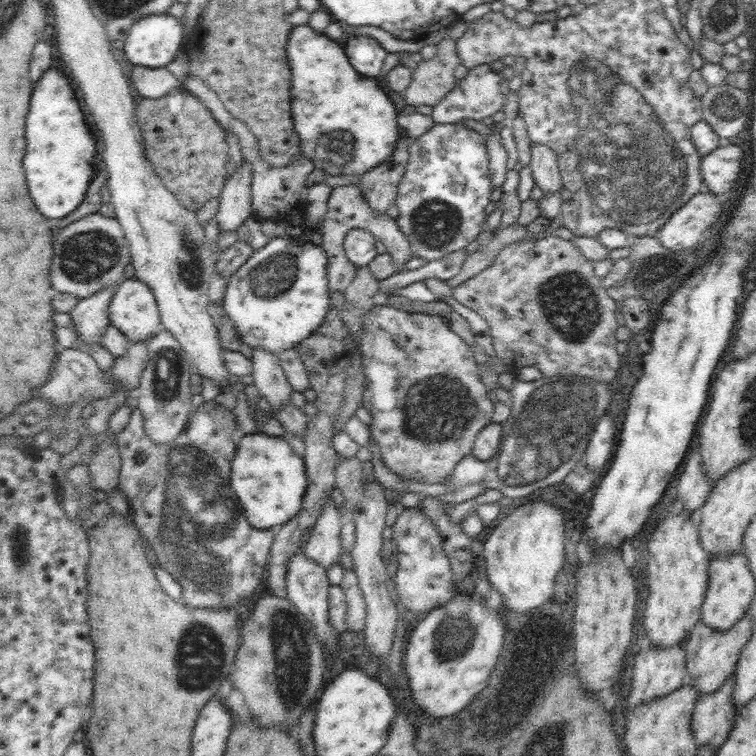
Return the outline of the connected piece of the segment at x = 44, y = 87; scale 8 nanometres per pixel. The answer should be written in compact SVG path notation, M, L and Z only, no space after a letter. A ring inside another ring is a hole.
M48 68L38 80L26 116L26 154L24 170L28 190L46 218L64 218L74 212L84 200L90 182L96 176L94 154L96 142L88 126L83 104L76 99L75 84L60 70Z

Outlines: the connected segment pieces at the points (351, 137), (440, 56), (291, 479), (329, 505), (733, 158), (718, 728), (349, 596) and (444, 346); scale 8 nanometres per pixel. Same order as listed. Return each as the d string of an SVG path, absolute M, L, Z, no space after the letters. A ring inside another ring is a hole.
M309 24L296 25L290 29L286 48L286 58L288 66L290 67L290 73L292 74L292 92L290 92L290 97L292 97L292 119L294 120L294 128L300 138L301 153L303 153L306 158L312 160L315 169L318 170L318 172L332 176L362 176L375 166L378 166L381 162L390 160L390 154L392 154L394 148L396 148L396 142L402 138L401 130L404 128L398 125L396 107L388 95L386 95L386 92L378 86L376 79L360 76L350 64L345 53L344 45L334 39L330 39L330 37L324 33L316 32Z
M448 36L437 44L436 55L432 59L423 60L412 74L411 84L406 89L407 104L418 107L420 105L436 106L456 86L455 68L461 63L456 50L457 40Z
M261 430L257 433L238 435L235 455L231 462L230 486L242 506L245 517L257 529L277 529L288 522L300 509L307 487L307 472L302 456L279 436L270 436Z
M331 492L325 500L316 522L310 528L309 541L302 547L302 554L310 558L314 564L328 570L334 564L340 564L342 545L341 528L342 516L337 504L332 500Z
M720 144L711 154L702 158L701 173L705 189L717 194L730 193L738 186L744 166L744 148Z
M735 673L731 674L718 690L698 698L690 721L698 747L703 744L709 744L709 746L719 749L726 742L732 730L736 714L736 707L734 707L734 700L732 699L734 683Z
M353 568L345 570L342 583L339 585L344 591L347 602L346 625L350 631L360 632L366 624L366 601L360 584L358 583L358 576Z
M374 305L362 319L362 337L359 338L360 345L357 349L365 376L365 389L363 392L362 407L370 410L372 414L371 437L378 444L380 456L391 472L396 473L403 479L416 479L422 483L442 483L453 473L454 467L471 453L474 441L478 433L491 423L494 414L494 405L488 399L488 388L483 383L477 363L475 362L475 354L473 347L468 345L456 332L450 329L450 322L443 316L428 313L414 312L409 313L404 310L393 308L386 305Z

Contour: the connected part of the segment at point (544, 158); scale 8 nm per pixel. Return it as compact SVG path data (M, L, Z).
M542 144L532 145L532 156L529 166L535 180L546 194L561 189L562 179L558 168L556 154Z

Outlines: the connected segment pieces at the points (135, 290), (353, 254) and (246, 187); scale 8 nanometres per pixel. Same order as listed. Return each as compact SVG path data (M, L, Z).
M137 277L123 278L114 289L109 320L129 342L151 339L161 329L159 308L152 289Z
M354 228L344 239L344 248L348 260L359 267L366 267L377 257L376 238L367 230Z
M243 160L236 172L226 180L219 194L218 211L215 219L220 229L240 230L251 216L251 182L253 170L251 162Z

